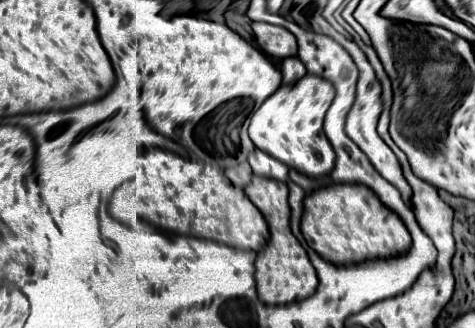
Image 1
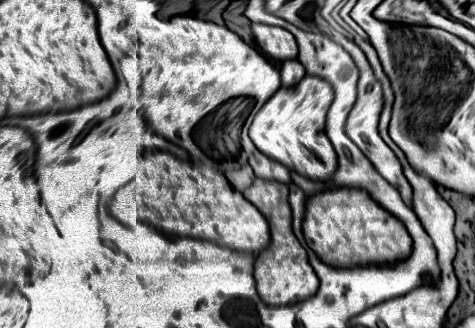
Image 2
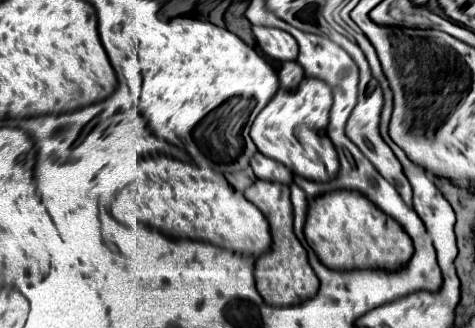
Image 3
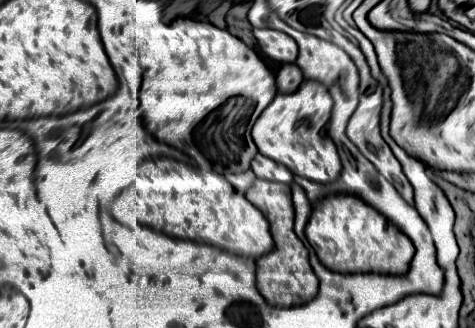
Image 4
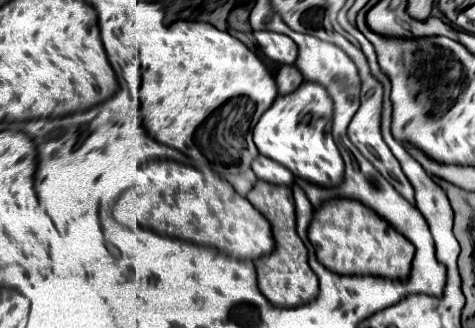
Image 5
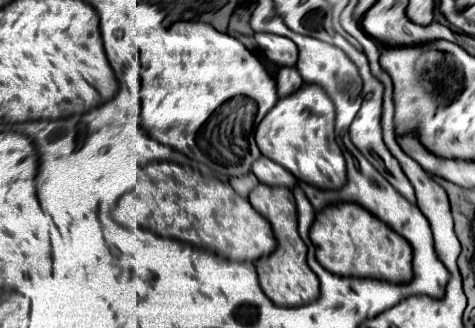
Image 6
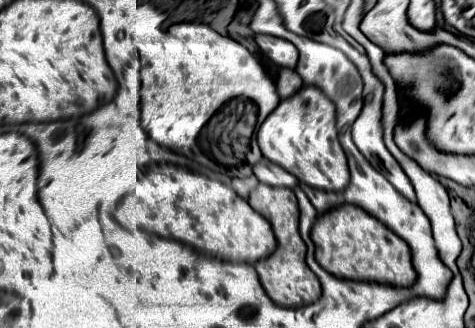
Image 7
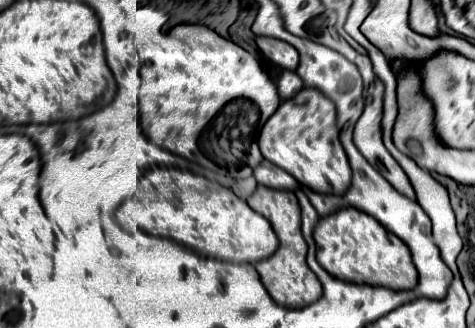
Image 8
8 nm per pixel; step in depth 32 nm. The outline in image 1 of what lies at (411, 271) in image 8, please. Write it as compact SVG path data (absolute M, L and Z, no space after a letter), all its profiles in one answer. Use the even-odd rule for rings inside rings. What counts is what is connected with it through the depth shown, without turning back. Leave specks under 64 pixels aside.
M332 184L306 196L302 236L320 258L334 266L400 256L408 252L412 244L404 222L388 210L372 190L354 184Z

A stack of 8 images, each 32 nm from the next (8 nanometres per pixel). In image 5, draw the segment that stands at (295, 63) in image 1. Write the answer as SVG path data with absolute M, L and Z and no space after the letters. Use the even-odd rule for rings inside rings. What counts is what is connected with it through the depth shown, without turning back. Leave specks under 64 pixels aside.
M280 66L278 74L276 74L276 84L278 84L280 96L294 92L302 82L304 82L304 78L296 66Z

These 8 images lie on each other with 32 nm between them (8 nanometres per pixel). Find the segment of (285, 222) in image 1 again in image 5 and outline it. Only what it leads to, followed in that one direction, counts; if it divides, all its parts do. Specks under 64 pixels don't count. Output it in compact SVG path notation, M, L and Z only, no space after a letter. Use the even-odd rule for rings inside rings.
M262 180L256 182L256 186L246 196L250 204L264 214L264 218L270 222L276 248L272 254L258 258L256 272L258 272L258 286L262 294L274 304L274 306L302 306L312 302L318 296L318 278L308 266L308 252L300 236L296 234L296 214L294 214L294 198L292 190L288 186L276 186L266 184Z

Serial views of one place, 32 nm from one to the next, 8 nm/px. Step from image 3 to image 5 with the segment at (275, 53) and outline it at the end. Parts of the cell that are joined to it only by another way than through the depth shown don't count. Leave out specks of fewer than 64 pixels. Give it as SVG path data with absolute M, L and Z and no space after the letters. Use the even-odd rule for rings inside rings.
M260 30L260 32L254 32L254 38L270 60L274 60L278 64L294 64L296 62L298 48L296 48L294 40L290 40L288 36Z

